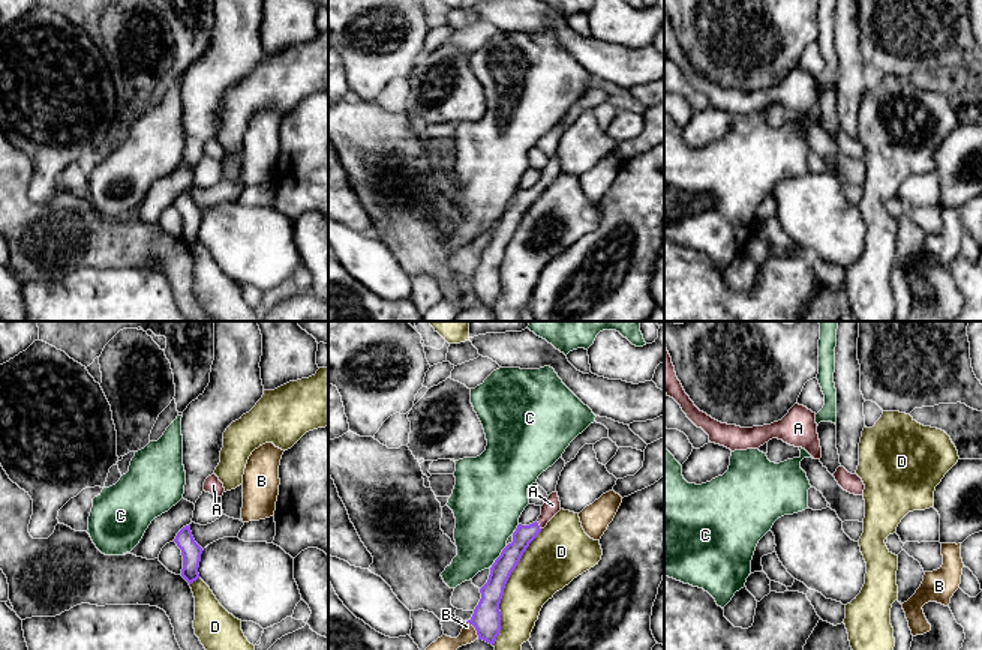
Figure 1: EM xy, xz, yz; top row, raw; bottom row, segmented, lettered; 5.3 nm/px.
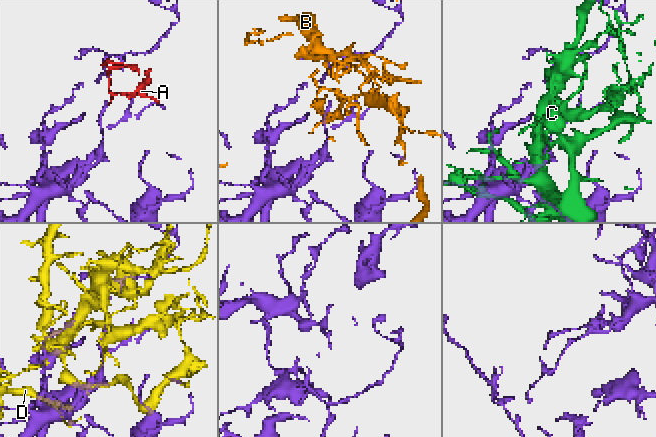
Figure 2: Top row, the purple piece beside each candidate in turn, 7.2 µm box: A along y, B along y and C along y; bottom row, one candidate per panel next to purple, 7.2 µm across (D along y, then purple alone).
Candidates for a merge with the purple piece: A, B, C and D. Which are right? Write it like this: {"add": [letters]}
{"add": ["A"]}

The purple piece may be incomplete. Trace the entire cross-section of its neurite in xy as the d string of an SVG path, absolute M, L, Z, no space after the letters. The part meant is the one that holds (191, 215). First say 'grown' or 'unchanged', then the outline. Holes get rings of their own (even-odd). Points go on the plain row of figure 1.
unchanged | M190 188L183 191L174 206L181 213L183 233L181 240L189 246L189 249L199 242L198 231L201 225L202 212L195 206Z

